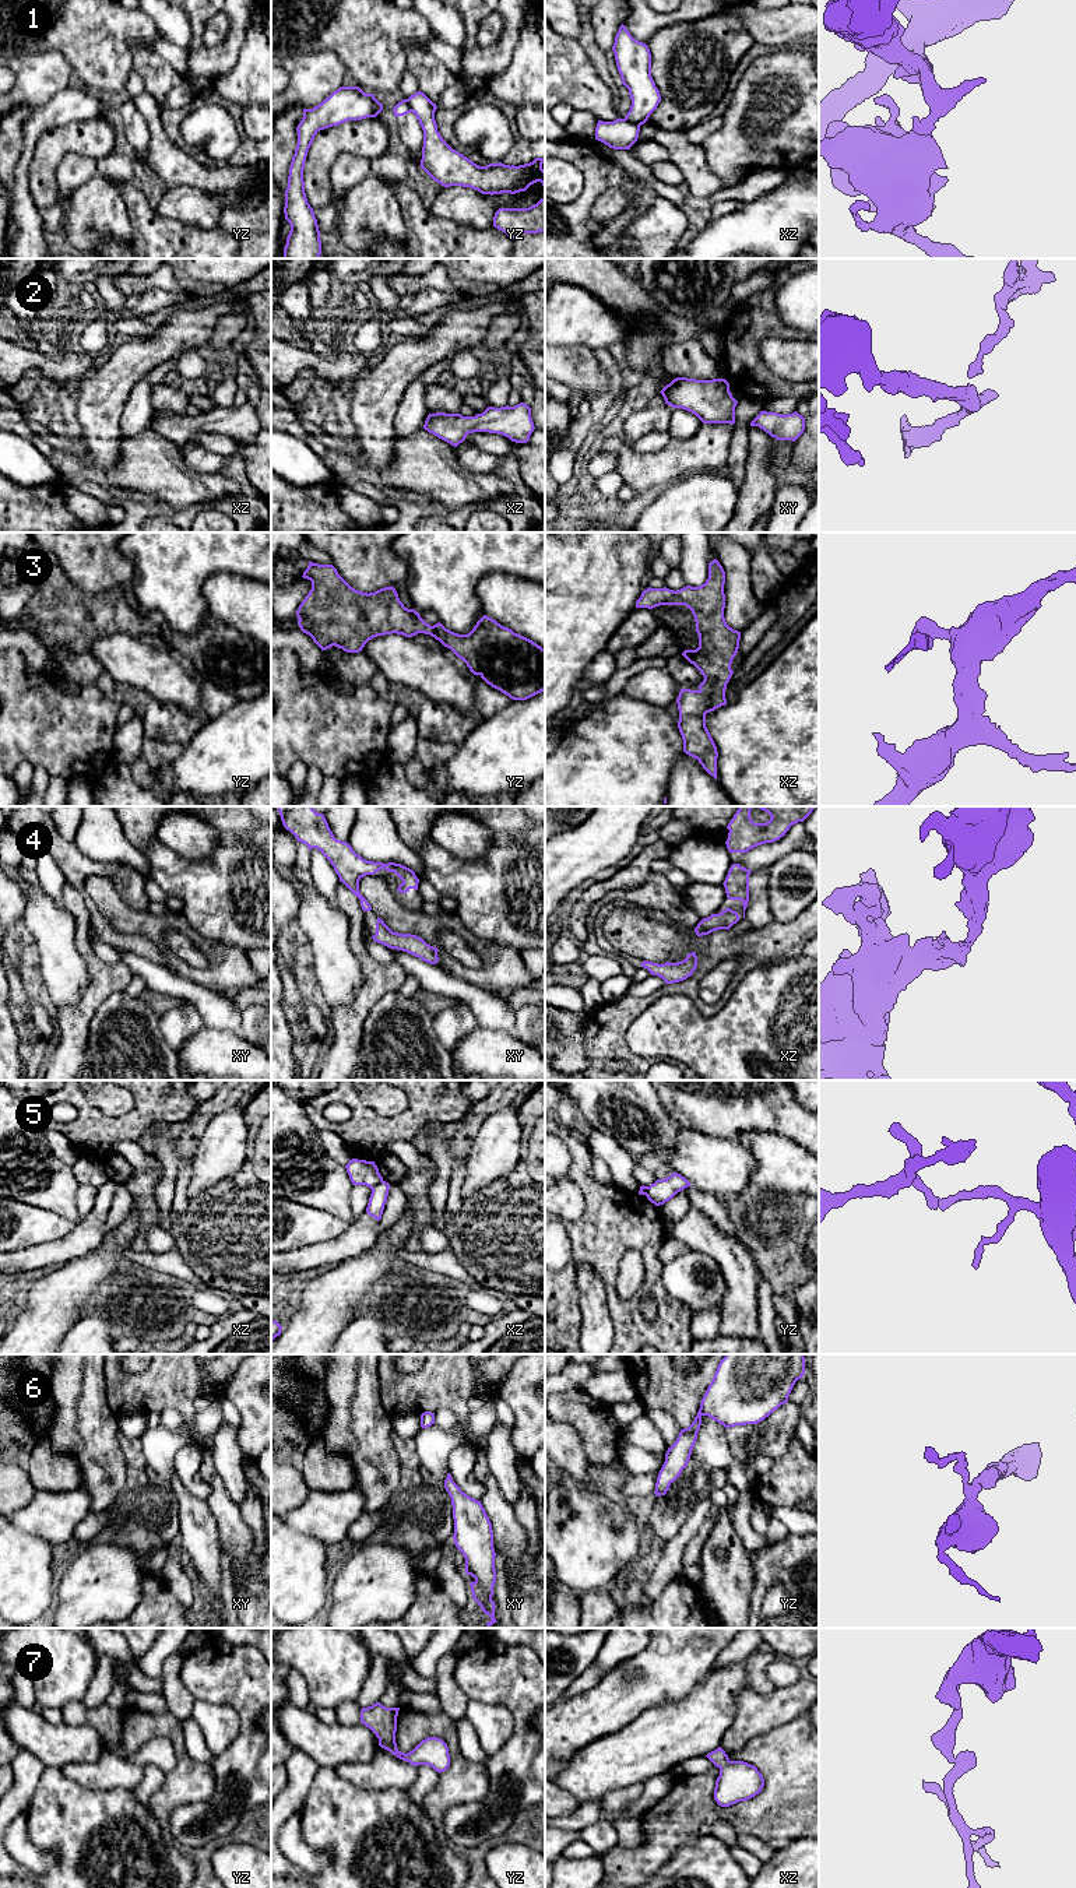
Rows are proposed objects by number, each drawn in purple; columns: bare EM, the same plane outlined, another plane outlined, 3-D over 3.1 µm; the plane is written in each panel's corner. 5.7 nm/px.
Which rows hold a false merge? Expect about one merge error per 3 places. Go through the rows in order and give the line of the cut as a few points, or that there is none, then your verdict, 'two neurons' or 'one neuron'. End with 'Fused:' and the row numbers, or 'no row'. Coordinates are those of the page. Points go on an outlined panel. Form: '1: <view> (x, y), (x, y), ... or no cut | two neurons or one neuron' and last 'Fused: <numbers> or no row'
1: xz (623, 119), (639, 126) | two neurons
2: no cut | one neuron
3: no cut | one neuron
4: no cut | one neuron
5: xz (382, 1180), (371, 1188) | two neurons
6: no cut | one neuron
7: no cut | one neuron
Fused: 1, 5

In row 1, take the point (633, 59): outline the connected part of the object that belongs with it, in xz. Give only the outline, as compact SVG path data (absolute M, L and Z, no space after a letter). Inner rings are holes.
M622 24L612 46L622 84L629 89L632 106L626 122L644 124L661 102L651 77L651 53L646 43L636 41Z

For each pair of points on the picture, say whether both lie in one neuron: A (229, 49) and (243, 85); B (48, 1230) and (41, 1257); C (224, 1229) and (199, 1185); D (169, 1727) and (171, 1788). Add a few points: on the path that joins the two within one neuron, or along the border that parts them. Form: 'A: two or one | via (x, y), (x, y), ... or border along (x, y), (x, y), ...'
A: two | border along (246, 32), (238, 60), (218, 76)
B: two | border along (74, 1227), (56, 1240), (20, 1247), (14, 1252)
C: two | border along (231, 1175), (190, 1198)
D: one | via (179, 1743), (180, 1772)

